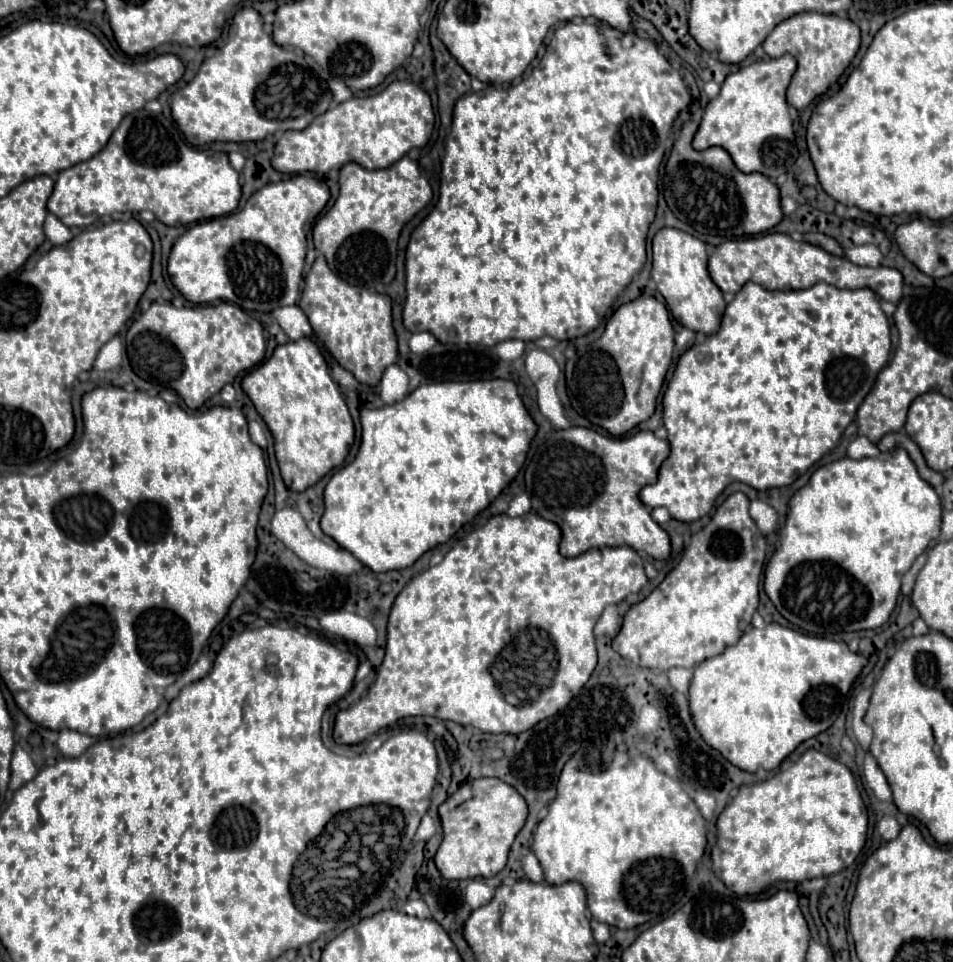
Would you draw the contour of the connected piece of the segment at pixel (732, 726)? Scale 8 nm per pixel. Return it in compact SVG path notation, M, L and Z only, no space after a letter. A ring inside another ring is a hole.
M769 623L765 629L755 629L753 627L751 631L743 633L741 639L733 647L727 647L725 653L721 653L717 657L711 657L711 659L705 659L703 663L699 663L695 667L695 673L693 673L693 679L691 679L691 685L689 685L689 707L691 707L691 713L693 713L693 723L697 731L701 733L701 737L705 739L705 743L711 745L713 749L717 749L735 767L739 767L743 771L749 771L749 773L755 773L759 769L771 771L771 769L779 767L779 763L791 751L795 751L795 747L799 743L819 735L821 731L825 731L825 729L829 729L833 725L833 721L837 719L843 703L849 699L849 691L851 691L853 681L857 679L857 675L861 673L861 669L865 665L867 665L867 659L863 655L859 655L859 653L851 653L843 641L827 641L827 639L821 639L821 637L803 635L803 633L797 633L793 629L781 627L779 623Z

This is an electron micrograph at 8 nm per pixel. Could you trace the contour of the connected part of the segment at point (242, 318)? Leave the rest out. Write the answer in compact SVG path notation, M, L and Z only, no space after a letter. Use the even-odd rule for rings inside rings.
M153 303L127 329L127 357L141 379L175 389L189 409L199 409L209 395L263 361L265 337L261 323L233 303L181 309L171 303Z

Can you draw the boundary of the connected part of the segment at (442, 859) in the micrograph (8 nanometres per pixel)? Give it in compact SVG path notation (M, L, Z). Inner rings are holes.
M481 777L467 781L439 805L439 819L443 827L443 841L435 853L435 865L445 879L493 877L507 865L507 855L515 835L527 819L527 803L511 785Z

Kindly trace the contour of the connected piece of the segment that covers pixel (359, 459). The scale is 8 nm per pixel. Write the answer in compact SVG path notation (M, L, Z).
M489 379L489 381L443 381L431 385L419 385L413 393L409 393L403 401L385 405L381 409L363 409L361 411L361 447L351 465L335 471L329 483L325 485L325 513L321 517L321 529L325 535L335 539L343 549L347 549L353 557L357 557L363 565L367 565L375 573L405 569L411 567L425 551L433 549L439 543L445 543L451 535L455 535L467 521L473 519L475 513L483 511L519 473L525 455L529 451L529 443L537 433L537 425L527 413L523 401L517 395L517 387L509 379Z

